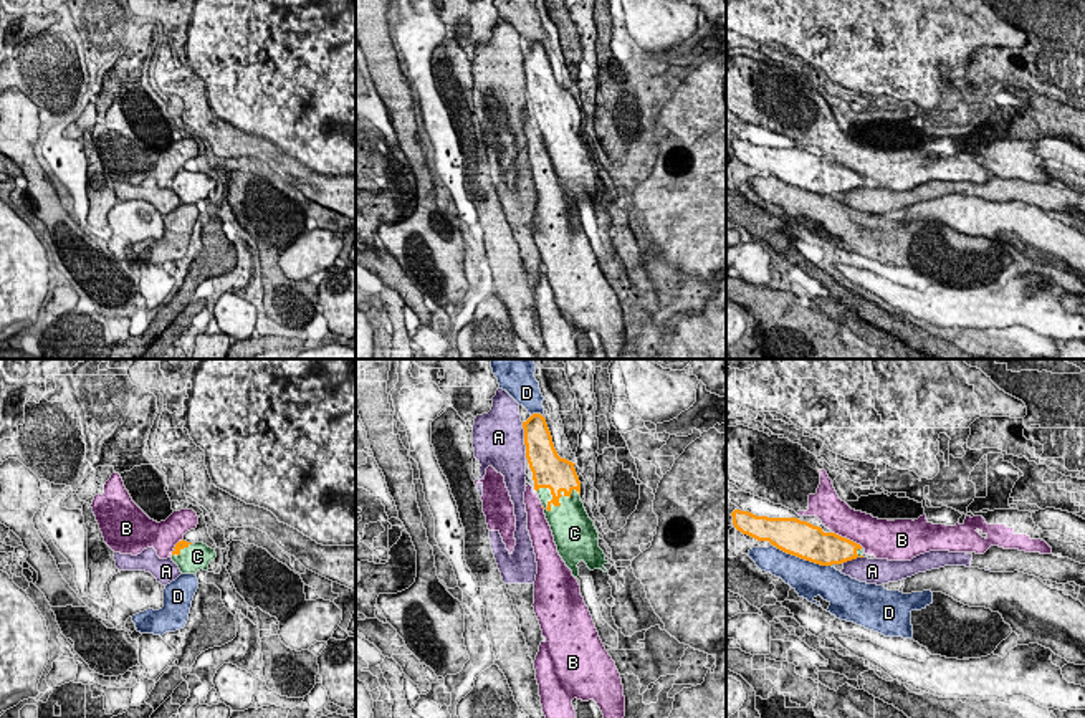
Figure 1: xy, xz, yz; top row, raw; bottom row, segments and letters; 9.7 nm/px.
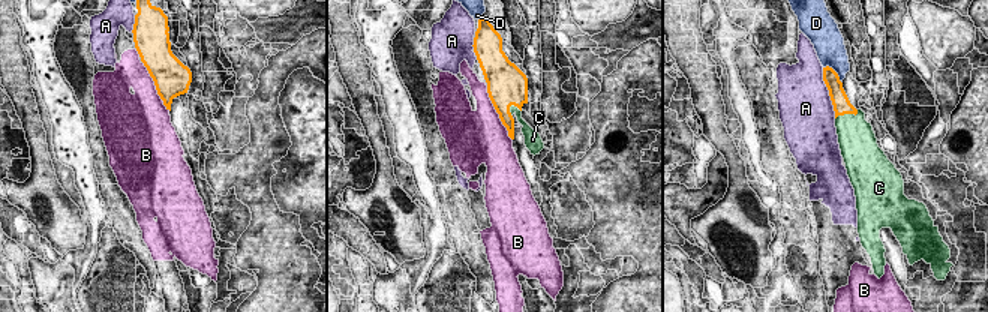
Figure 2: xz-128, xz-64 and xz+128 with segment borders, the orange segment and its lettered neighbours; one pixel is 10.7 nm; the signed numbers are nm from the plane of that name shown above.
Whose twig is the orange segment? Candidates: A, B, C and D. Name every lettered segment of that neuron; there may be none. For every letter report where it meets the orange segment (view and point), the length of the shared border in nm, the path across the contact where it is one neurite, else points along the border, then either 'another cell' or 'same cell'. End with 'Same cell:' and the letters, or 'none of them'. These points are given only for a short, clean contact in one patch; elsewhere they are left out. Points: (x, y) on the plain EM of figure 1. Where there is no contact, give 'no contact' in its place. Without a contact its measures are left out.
A: xz (525, 70) | 360 nm | another cell
B: yz (846, 167) | 340 nm | another cell
C: xz (556, 134) | 440 nm | same cell
D: yz (804, 187) | 600 nm | another cell
Same cell: C

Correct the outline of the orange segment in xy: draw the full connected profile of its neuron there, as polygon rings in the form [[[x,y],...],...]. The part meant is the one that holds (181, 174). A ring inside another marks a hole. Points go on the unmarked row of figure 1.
[[[182,169],[175,174],[170,187],[182,203],[197,203],[200,199],[208,200],[217,182],[203,172],[192,174]]]

